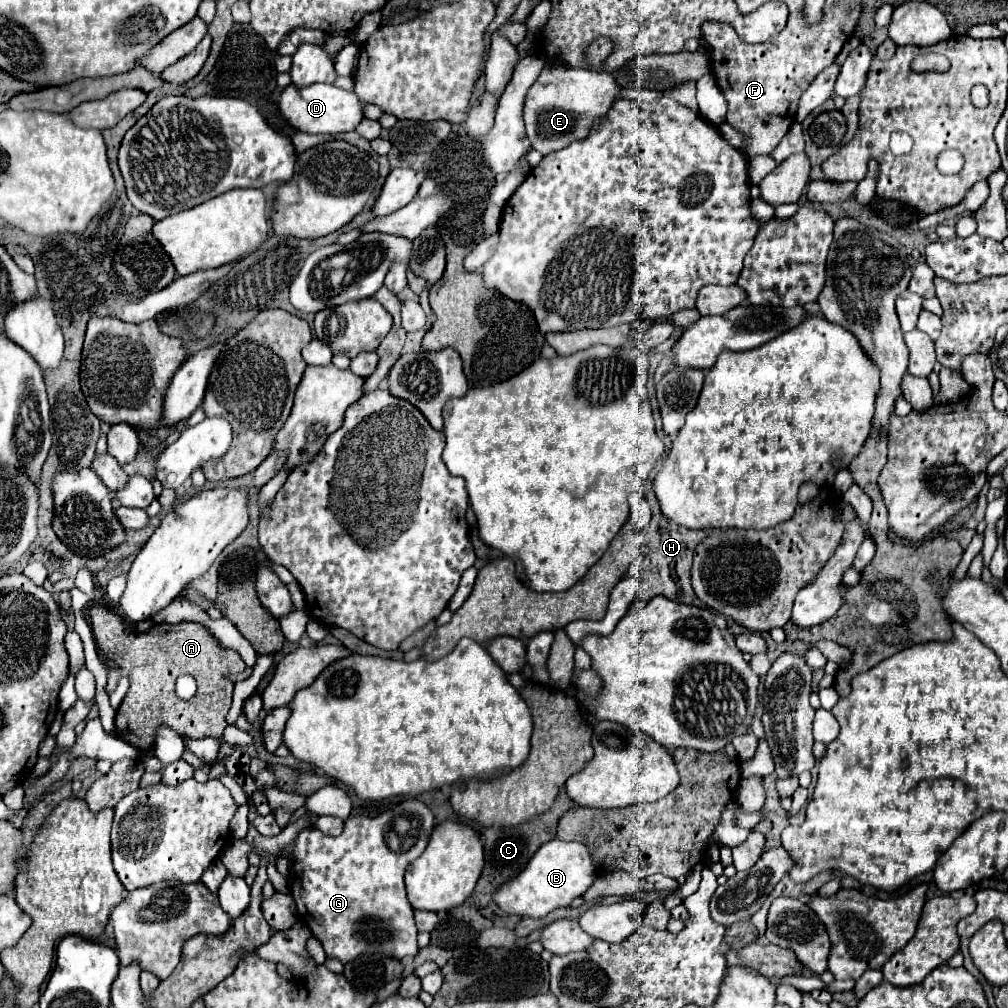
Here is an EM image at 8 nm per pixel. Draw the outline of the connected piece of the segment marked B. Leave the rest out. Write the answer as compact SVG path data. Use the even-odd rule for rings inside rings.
M553 839L551 843L545 843L535 857L531 857L531 863L527 863L523 873L519 873L519 879L511 879L507 887L501 887L501 891L495 893L495 903L509 915L539 919L553 909L569 907L573 899L581 897L593 885L595 879L595 865L583 843Z

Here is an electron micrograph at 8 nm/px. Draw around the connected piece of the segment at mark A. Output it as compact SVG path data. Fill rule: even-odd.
M93 603L89 607L89 621L93 627L93 637L95 643L101 647L101 635L109 635L109 639L105 641L105 651L107 651L107 659L113 661L113 671L109 673L106 691L110 694L122 677L129 677L129 691L123 699L123 703L117 709L117 719L115 719L115 735L119 739L123 739L125 743L137 747L141 753L151 751L155 745L155 737L157 737L157 729L161 725L167 725L169 729L173 729L175 733L179 733L181 737L187 739L205 739L205 737L215 737L215 739L223 739L223 731L229 725L227 723L227 713L231 709L231 699L233 699L233 687L235 683L227 679L227 673L241 673L245 669L243 659L235 653L235 651L227 651L223 649L211 635L209 631L199 625L199 623L177 623L177 625L169 625L169 623L157 623L155 627L151 627L147 633L125 633L123 627L123 619L119 619L119 615L115 611L111 611L105 603ZM181 675L193 675L197 681L197 693L189 699L183 701L175 695L175 681Z

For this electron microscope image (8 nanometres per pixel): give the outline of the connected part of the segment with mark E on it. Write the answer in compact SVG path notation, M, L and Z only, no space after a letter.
M547 63L525 99L525 127L531 147L541 155L555 153L573 141L587 139L593 125L607 117L607 111L619 99L621 87L611 73L597 73L589 69L559 67L559 63Z

